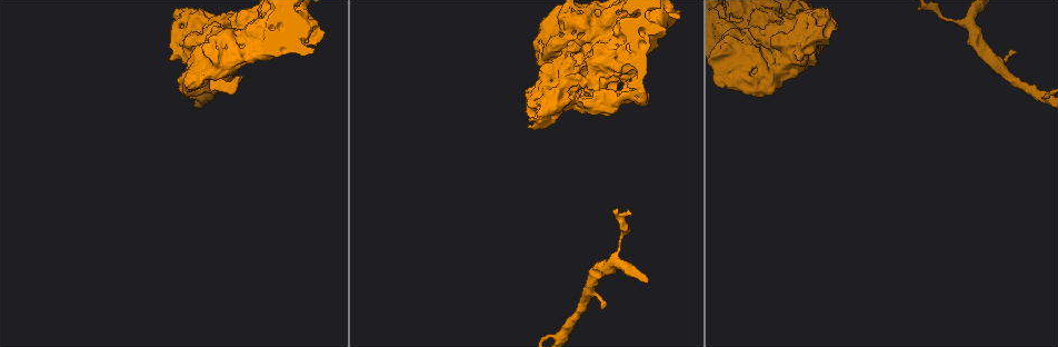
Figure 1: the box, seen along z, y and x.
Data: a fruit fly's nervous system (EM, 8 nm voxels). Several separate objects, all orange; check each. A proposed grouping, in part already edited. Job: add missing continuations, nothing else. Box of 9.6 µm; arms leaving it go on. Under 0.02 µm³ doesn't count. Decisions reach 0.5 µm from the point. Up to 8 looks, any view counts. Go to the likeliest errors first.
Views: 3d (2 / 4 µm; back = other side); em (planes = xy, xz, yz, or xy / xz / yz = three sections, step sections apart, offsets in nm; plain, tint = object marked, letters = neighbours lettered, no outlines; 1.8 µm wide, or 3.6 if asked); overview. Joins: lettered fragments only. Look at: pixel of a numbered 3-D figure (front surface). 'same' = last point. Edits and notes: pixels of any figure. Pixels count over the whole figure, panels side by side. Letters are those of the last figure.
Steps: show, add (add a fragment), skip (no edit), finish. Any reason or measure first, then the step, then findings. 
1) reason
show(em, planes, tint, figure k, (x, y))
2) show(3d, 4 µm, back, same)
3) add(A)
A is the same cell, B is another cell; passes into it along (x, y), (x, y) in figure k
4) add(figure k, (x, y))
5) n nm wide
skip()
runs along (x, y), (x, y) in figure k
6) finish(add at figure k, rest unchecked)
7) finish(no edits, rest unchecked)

show(3d, 4 µm, figure 1, (605, 303))

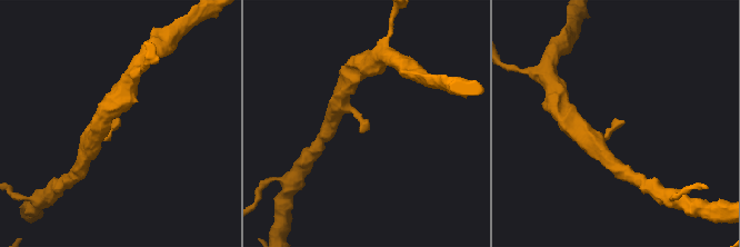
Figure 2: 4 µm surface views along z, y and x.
now the EM
show(em, planes, tint, figure 2, (614, 119))

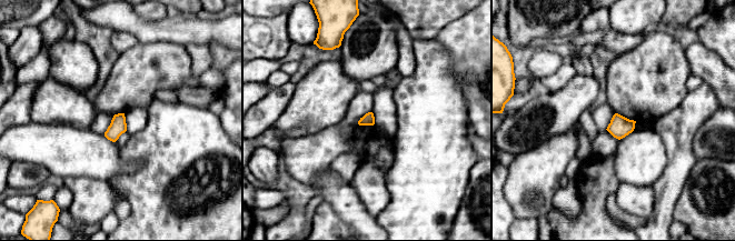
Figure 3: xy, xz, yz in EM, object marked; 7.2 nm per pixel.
what lies round it
show(em, planes, letters, same)

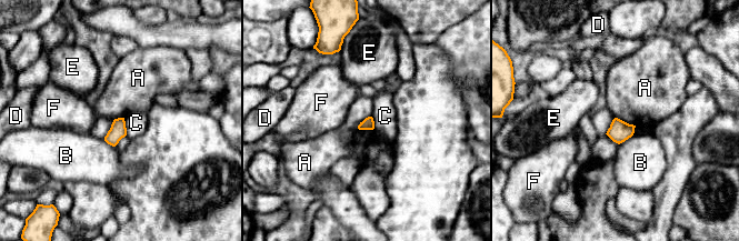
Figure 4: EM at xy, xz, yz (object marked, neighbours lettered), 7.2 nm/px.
skip()
A, B, C, D, E and F are other cells; border along (615, 117), (636, 126) in figure 4; none of them fits

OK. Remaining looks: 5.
show(em, planes, letters, figure 1, (528, 125))

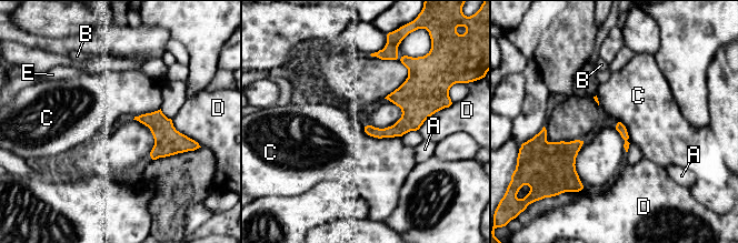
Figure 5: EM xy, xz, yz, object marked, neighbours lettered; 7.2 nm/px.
skip()
A, B, C, D and E are other cells; border along (363, 130), (378, 138), (400, 137) in figure 5; no lettered fragment goes on from it

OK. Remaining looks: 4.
closes a loop
show(em, planes, tint, figure 1, (233, 72))

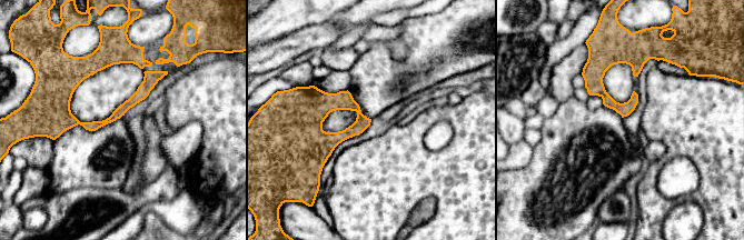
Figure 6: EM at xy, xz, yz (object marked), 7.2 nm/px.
see the neighbours
show(em, planes, letters, same)

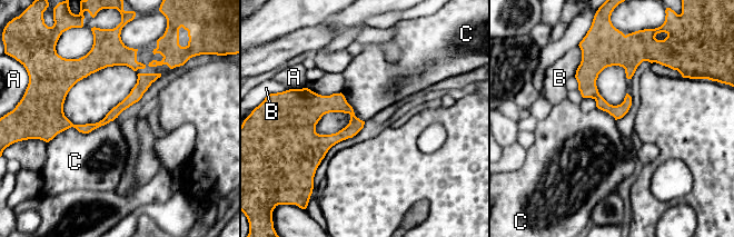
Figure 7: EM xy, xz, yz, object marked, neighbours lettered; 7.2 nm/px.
skip()
A, B and C are other cells; border along (117, 117), (47, 142) in figure 7; none of them fits

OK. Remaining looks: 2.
finish(no edits, rest unchecked)

